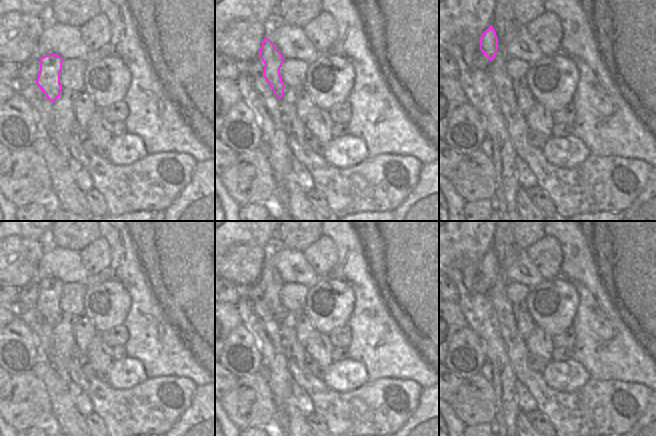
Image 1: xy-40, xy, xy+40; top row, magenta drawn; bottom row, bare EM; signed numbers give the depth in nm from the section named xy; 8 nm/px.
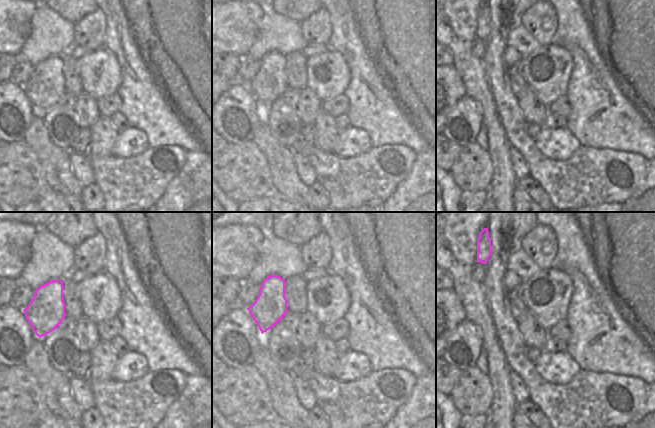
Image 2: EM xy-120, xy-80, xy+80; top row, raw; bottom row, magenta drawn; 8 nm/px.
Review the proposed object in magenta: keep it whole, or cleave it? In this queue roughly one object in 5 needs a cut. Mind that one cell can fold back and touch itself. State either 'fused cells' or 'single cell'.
single cell

